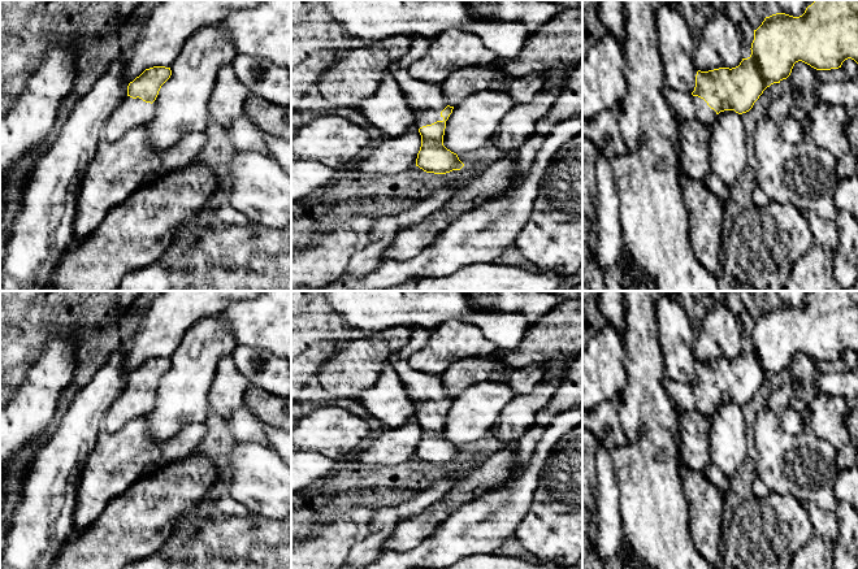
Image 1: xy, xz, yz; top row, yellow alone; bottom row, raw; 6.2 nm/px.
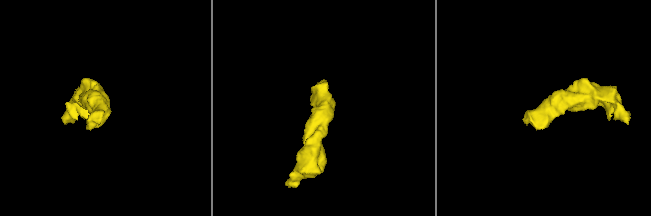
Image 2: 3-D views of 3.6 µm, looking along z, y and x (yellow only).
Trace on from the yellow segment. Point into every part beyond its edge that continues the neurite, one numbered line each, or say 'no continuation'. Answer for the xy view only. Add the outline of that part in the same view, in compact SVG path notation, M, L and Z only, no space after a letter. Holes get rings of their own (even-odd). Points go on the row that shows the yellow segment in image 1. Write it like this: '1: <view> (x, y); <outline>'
1: xy (130, 113); M126 96L103 126L103 139L116 142L129 130L147 125L153 117L153 103Z

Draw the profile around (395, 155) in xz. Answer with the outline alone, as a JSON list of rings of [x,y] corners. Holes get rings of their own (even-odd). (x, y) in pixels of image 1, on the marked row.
[[[411,129],[400,136],[385,138],[381,145],[372,148],[367,158],[358,161],[355,169],[365,175],[402,174],[416,165],[420,147],[421,135],[419,130]]]

